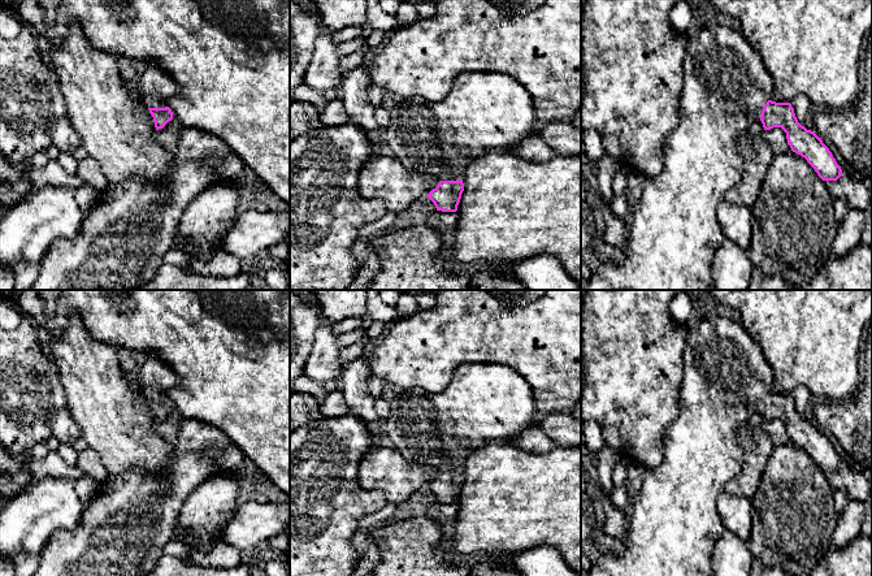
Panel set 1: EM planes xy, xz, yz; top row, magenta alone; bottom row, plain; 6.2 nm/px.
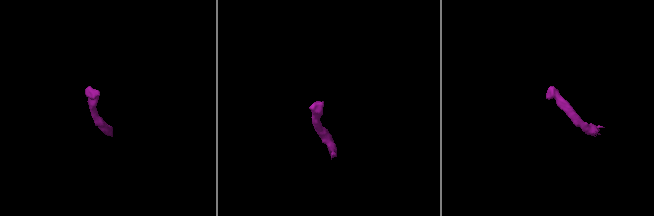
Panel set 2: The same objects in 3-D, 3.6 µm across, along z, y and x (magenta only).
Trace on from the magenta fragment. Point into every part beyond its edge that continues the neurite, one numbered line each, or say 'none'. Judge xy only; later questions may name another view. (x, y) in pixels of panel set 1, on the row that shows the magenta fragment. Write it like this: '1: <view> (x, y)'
1: xy (155, 86)

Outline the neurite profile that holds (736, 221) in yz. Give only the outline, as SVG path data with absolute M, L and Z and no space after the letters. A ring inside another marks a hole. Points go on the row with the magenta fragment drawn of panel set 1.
M723 202L716 217L725 239L747 251L752 235L752 212L745 205Z

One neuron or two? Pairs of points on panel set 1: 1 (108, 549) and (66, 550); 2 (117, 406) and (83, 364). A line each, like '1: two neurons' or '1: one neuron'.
1: one neuron
2: one neuron

